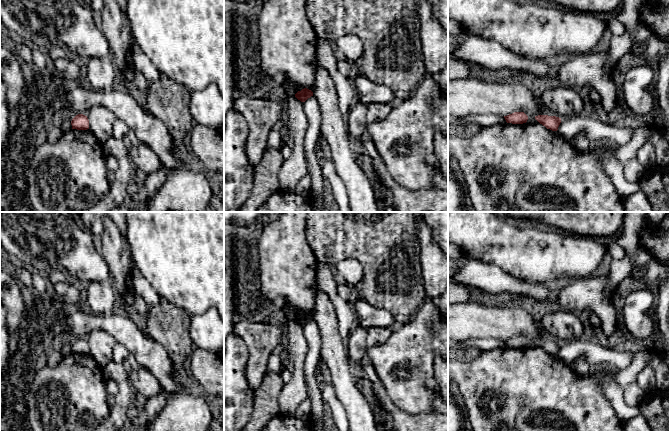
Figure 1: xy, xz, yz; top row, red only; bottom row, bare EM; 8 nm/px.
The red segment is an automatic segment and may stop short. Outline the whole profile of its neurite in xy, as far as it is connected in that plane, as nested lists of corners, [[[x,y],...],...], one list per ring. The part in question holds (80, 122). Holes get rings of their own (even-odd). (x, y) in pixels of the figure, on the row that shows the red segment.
[[[83,114],[76,115],[71,121],[72,129],[87,130],[89,129],[89,120]]]

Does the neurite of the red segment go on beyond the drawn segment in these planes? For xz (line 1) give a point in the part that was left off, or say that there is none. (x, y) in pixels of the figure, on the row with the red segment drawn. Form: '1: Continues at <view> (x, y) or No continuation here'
1: No continuation here

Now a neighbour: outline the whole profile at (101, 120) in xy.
[[[94,106],[88,111],[89,131],[103,144],[113,136],[116,116],[102,106]]]

